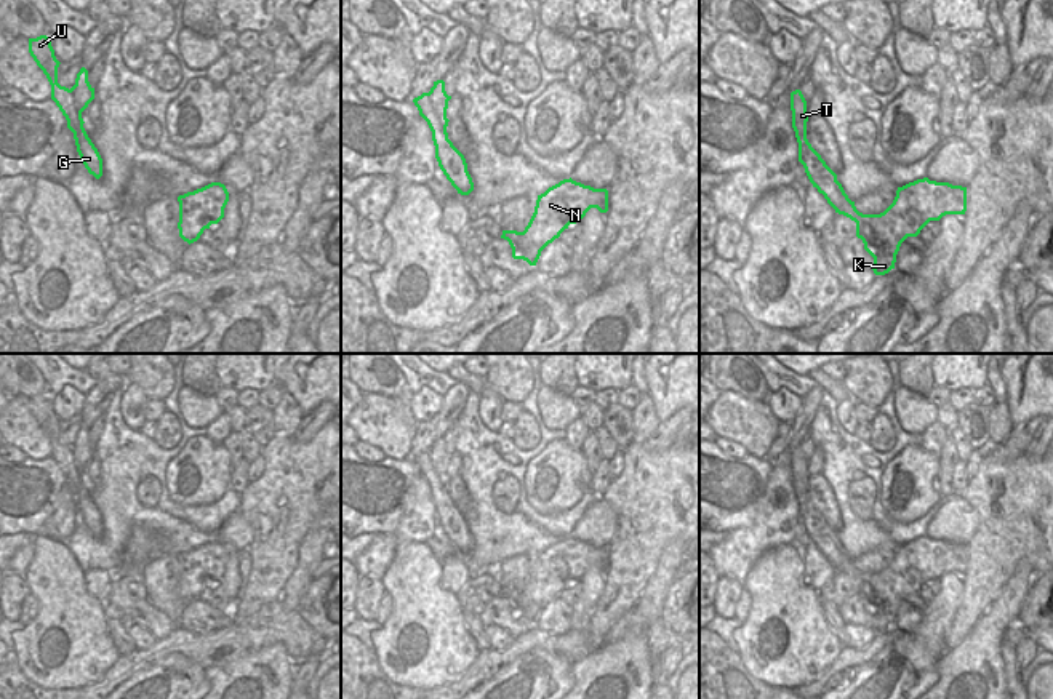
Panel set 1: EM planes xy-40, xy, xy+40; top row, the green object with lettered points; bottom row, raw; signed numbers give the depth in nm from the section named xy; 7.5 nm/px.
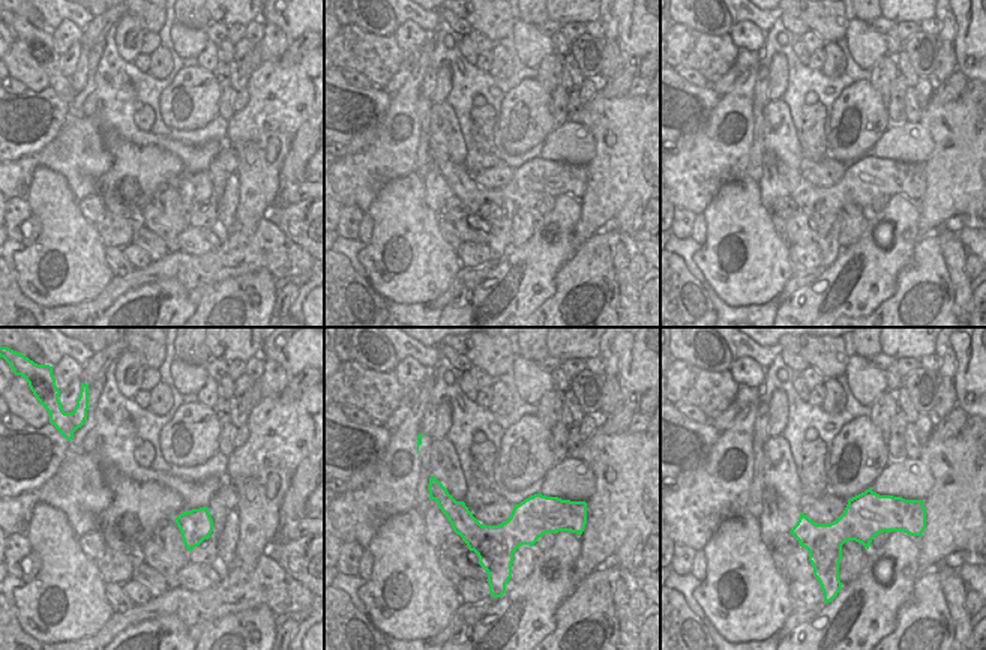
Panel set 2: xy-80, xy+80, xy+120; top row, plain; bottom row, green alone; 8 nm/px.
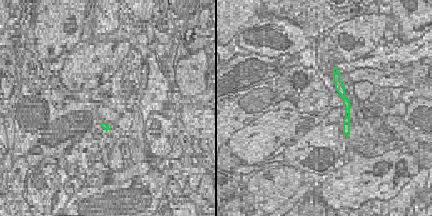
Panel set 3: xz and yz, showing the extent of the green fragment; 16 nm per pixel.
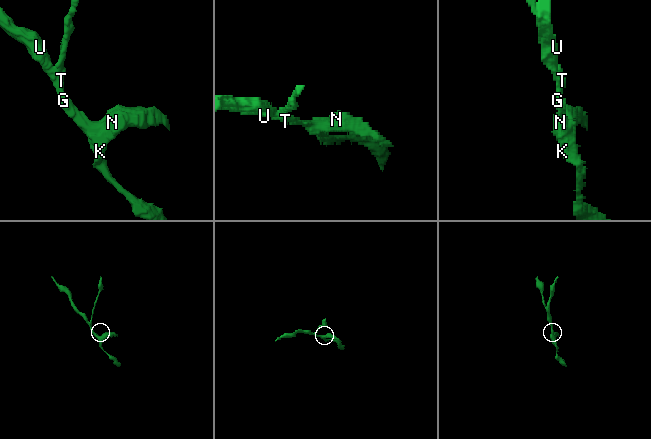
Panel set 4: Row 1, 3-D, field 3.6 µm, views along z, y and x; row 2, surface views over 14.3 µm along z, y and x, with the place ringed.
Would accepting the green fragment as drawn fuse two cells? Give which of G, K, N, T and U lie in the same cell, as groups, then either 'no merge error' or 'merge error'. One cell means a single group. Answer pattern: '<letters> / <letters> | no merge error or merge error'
G K N U / T | merge error

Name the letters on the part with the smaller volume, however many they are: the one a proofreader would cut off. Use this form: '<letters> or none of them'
T

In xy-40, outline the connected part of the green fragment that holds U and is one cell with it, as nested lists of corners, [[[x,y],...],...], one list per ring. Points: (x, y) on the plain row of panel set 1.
[[[46,393],[29,397],[29,411],[51,443],[51,457],[66,475],[67,486],[74,491],[82,521],[90,533],[99,537],[102,534],[102,517],[83,486],[85,480],[82,470],[75,464],[72,446],[69,448],[58,441],[58,425],[61,421],[54,414],[51,397]]]

